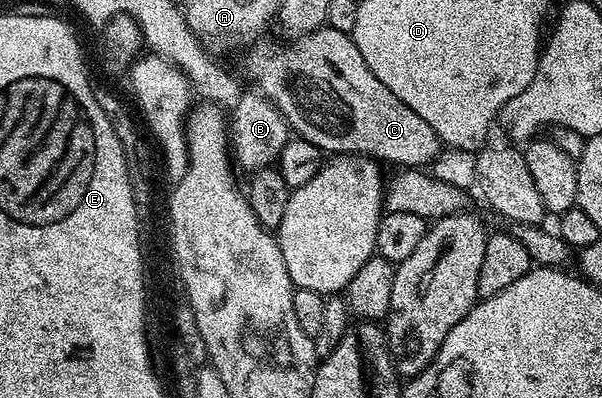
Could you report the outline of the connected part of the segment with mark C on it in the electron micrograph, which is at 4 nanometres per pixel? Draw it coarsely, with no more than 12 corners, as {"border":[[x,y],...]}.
{"border":[[322,26],[244,79],[322,153],[424,169],[443,140]]}

